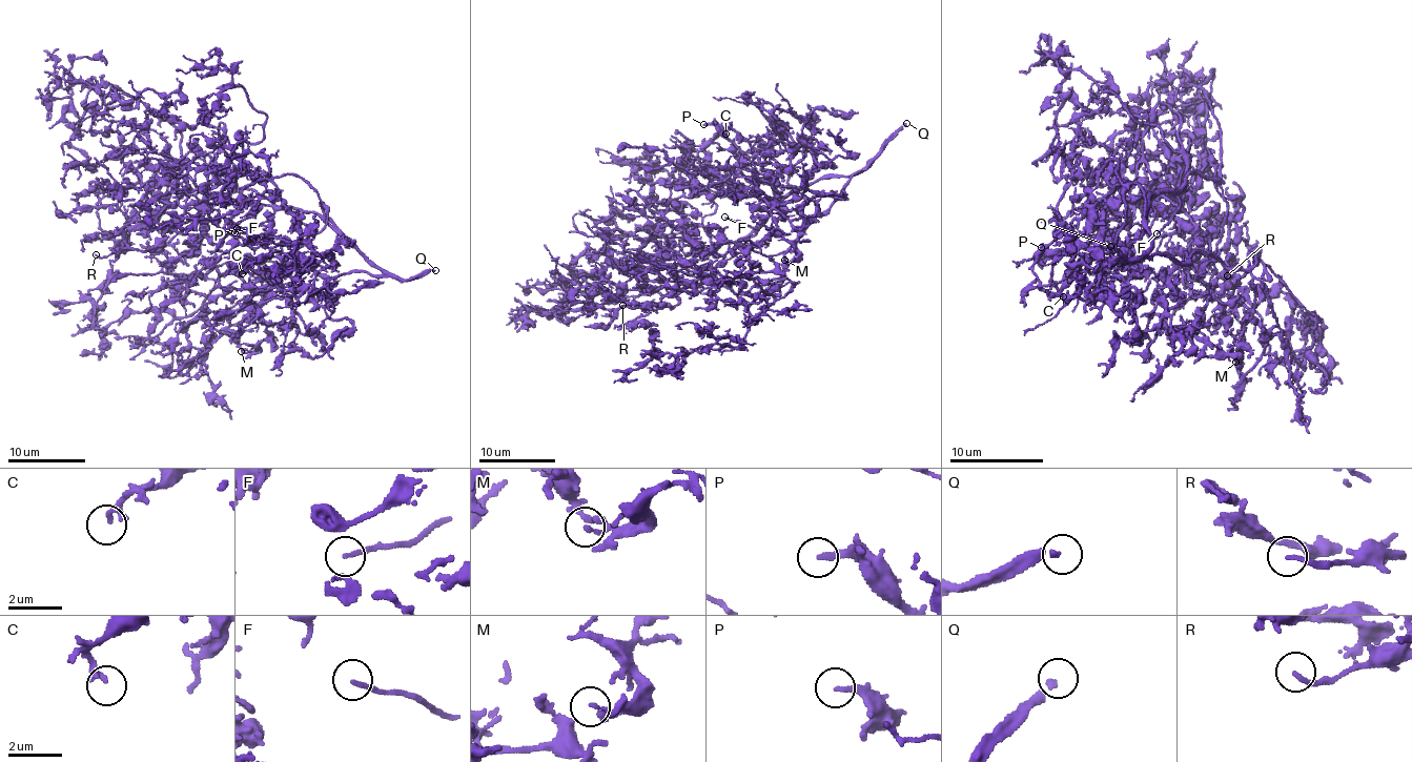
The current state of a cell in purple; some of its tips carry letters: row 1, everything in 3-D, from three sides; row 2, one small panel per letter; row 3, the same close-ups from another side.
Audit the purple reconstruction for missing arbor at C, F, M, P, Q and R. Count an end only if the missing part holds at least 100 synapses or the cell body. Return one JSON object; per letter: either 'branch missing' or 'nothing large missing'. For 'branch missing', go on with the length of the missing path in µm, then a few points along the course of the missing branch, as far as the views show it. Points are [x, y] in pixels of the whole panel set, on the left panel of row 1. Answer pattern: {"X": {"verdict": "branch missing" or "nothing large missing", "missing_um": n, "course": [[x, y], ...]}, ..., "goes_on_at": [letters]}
{"C": {"verdict": "nothing large missing"}, "F": {"verdict": "branch missing", "missing_um": 20, "course": [[234, 232], [217, 242], [205, 261], [181, 287], [203, 291], [186, 295]]}, "M": {"verdict": "nothing large missing"}, "P": {"verdict": "nothing large missing"}, "Q": {"verdict": "branch missing", "missing_um": 120}, "R": {"verdict": "nothing large missing"}, "goes_on_at": ["F", "Q"]}

